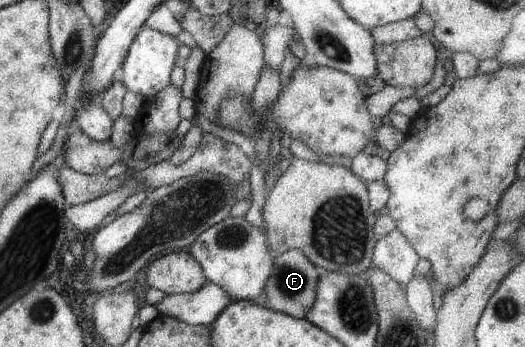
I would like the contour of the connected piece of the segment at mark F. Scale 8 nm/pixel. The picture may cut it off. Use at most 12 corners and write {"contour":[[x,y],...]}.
{"contour":[[296,248],[274,255],[262,305],[304,318],[324,270]]}

